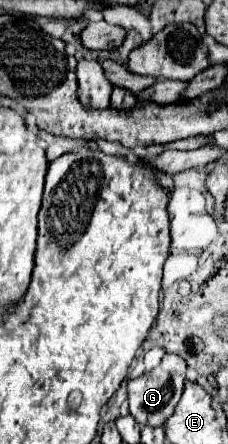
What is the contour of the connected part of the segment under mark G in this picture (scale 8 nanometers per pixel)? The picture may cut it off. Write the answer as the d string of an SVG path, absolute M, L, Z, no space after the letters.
M166 354L162 358L162 362L142 374L140 378L134 378L128 382L128 400L130 400L130 414L140 422L140 424L148 424L148 426L160 426L166 422L166 418L174 412L180 396L182 396L182 388L184 388L184 376L186 376L186 362L184 358L180 358L178 354Z

